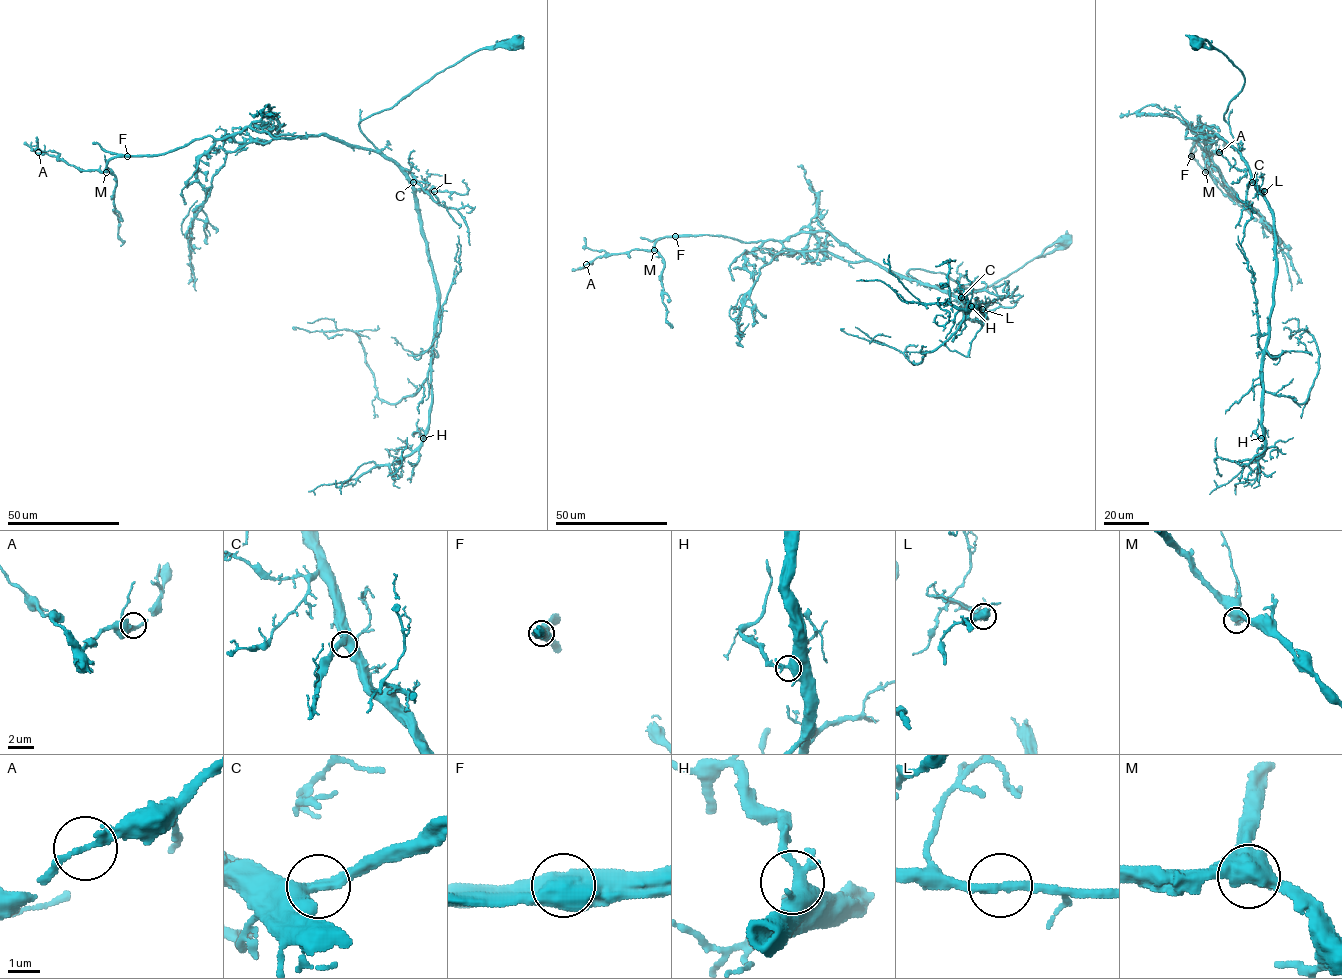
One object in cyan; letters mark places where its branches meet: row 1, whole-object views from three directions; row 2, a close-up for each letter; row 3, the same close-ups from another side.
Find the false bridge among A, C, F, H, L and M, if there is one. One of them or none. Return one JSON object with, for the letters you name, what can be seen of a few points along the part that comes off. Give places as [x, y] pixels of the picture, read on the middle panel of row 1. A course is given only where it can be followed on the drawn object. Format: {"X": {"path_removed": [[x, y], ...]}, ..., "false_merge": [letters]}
{"F": {"path_removed": [[675, 236], [649, 241], [640, 237]]}, "false_merge": ["F"]}

